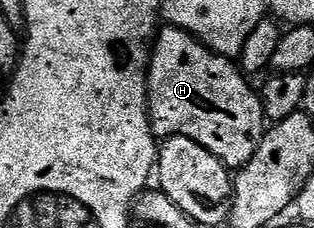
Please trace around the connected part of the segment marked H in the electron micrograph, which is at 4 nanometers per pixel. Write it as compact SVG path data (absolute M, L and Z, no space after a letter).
M163 27L152 45L150 71L146 73L146 97L150 103L150 125L154 128L155 137L183 136L195 140L204 146L204 150L220 158L227 168L242 168L256 154L268 127L261 95L249 83L253 84L231 57L207 48L197 36L188 34L183 28Z

